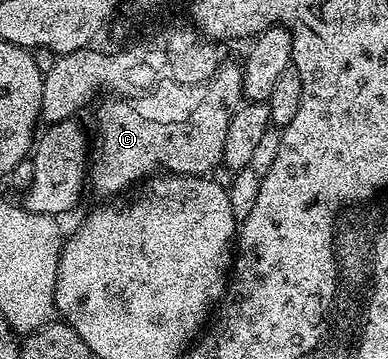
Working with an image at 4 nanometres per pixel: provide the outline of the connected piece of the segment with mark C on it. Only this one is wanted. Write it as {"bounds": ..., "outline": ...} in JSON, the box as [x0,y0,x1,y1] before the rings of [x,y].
{"bounds":[87,61,243,197],"outline":[[[233,61],[226,62],[225,65],[227,70],[222,71],[217,82],[213,83],[213,88],[209,90],[208,98],[201,103],[200,110],[197,110],[192,125],[161,127],[155,123],[146,123],[114,97],[106,98],[106,103],[98,102],[97,135],[95,131],[95,146],[91,151],[87,172],[87,183],[91,191],[105,195],[101,197],[117,197],[158,173],[205,177],[213,173],[209,171],[220,168],[227,145],[229,122],[243,99],[241,67]]]}

